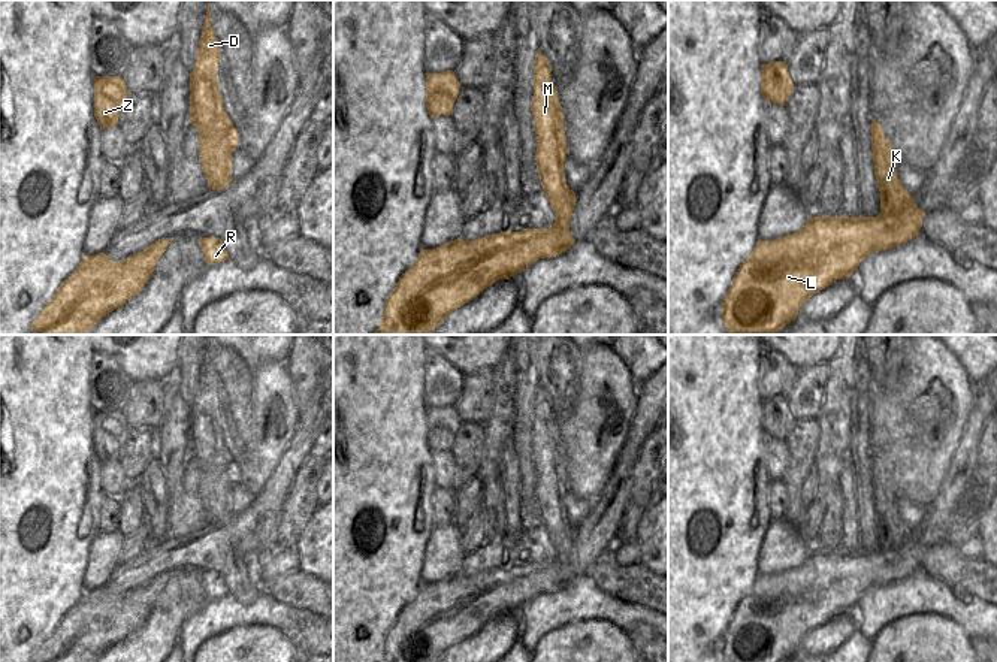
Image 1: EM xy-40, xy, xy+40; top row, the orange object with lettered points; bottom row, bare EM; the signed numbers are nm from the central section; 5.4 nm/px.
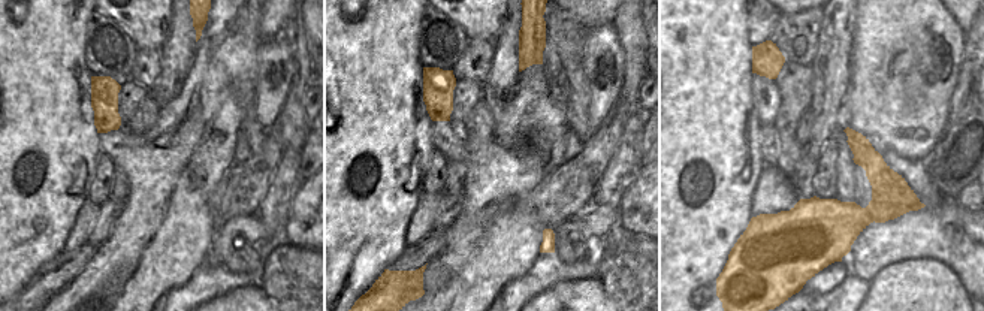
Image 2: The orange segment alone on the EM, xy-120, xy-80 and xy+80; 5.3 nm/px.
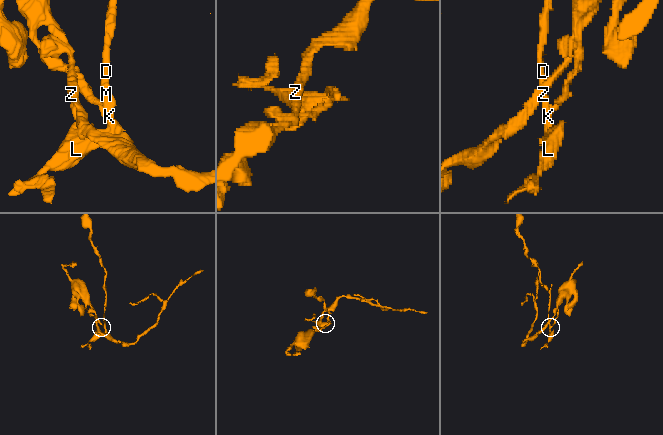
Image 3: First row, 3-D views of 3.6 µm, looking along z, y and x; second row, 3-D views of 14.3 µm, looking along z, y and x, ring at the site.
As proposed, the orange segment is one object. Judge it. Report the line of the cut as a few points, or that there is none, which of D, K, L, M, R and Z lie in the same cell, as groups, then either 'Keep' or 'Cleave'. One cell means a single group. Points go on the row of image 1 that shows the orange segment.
Split along xy+40 (878, 215), (885, 227), (879, 242), (891, 247). Groups: D K M Z / L R. Cleave.

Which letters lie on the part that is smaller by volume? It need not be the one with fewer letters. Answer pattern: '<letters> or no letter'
L, R

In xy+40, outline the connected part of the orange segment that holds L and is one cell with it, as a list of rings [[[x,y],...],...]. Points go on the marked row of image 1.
[[[813,217],[798,232],[758,241],[737,269],[722,302],[726,335],[773,335],[797,318],[800,308],[837,279],[849,278],[870,254],[891,247],[879,244],[886,227],[882,217]]]

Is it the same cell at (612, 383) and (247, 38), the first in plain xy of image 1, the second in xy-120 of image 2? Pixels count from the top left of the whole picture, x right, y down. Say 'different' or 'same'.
different

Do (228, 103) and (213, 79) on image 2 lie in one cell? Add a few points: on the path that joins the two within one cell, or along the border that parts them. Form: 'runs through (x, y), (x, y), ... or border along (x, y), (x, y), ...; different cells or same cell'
runs through (222, 97), (217, 93), (217, 85); same cell

